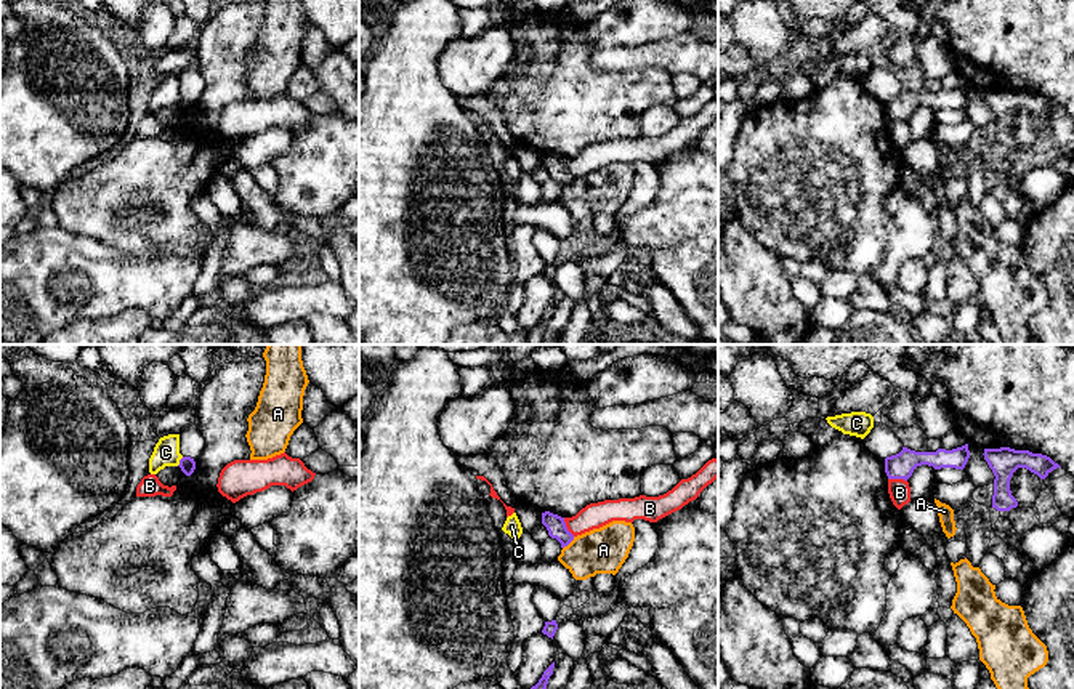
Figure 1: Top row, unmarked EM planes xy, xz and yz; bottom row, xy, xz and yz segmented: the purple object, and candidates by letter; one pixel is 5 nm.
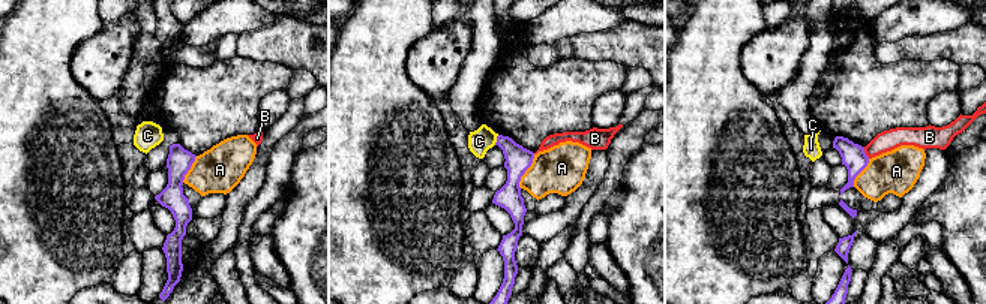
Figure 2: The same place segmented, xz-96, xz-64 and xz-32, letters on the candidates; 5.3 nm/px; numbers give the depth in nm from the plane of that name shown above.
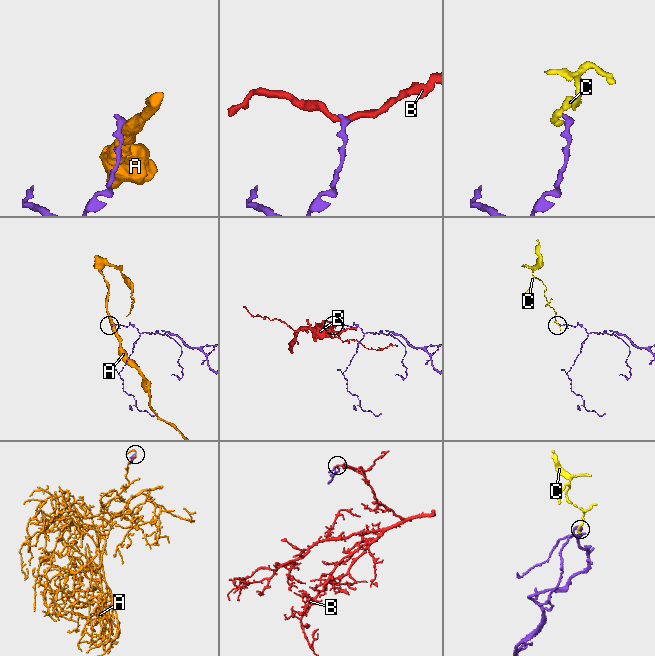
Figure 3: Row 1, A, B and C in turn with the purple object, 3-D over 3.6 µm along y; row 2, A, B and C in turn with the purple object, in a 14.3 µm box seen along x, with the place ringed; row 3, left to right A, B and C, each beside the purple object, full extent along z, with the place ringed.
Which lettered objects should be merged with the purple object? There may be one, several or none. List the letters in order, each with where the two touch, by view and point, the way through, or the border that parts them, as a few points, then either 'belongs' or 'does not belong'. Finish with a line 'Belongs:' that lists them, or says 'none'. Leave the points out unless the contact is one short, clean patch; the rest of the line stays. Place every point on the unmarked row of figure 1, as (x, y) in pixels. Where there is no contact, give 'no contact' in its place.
A: meets purple in xz at (568, 185); border along xz (574, 178), (563, 189); does not belong
B: meets purple in xz at (566, 169); border along xz (563, 159), (574, 177); does not belong
C: meets purple in xy at (180, 103); border along xy (183, 98), (177, 106); does not belong
Belongs: none

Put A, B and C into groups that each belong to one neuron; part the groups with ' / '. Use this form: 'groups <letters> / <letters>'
groups A / B / C

